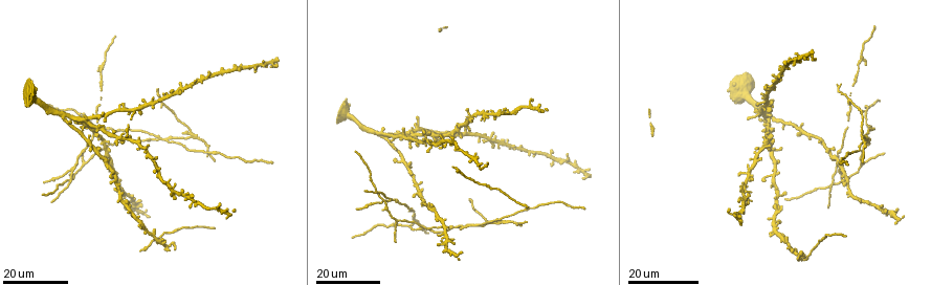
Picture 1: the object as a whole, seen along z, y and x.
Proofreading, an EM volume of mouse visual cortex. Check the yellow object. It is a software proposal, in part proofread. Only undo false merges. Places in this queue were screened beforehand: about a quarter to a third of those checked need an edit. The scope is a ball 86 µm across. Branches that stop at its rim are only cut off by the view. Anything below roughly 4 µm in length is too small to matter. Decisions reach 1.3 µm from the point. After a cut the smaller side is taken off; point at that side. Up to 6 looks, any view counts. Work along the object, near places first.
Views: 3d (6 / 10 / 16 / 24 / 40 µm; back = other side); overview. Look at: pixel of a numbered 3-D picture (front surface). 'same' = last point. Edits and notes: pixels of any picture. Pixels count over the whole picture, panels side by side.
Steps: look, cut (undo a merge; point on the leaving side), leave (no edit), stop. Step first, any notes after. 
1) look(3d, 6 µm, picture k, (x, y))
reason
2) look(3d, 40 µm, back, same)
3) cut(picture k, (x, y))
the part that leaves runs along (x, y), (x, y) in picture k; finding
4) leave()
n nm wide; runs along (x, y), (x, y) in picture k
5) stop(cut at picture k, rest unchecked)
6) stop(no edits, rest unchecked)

look(3d, 16 µm, picture 1, (67, 182))
side arm on a straight run

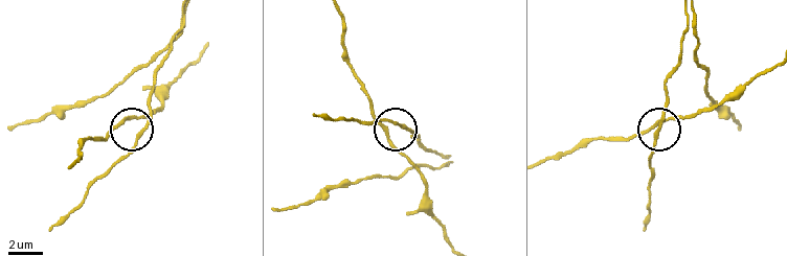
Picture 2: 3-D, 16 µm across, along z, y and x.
look(3d, 6 µm, picture 2, (139, 137))
zoom in

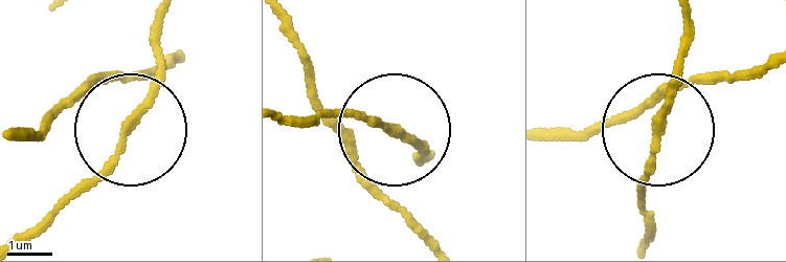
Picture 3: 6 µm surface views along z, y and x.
look(3d, 6 µm, back, picture 3, (391, 130))

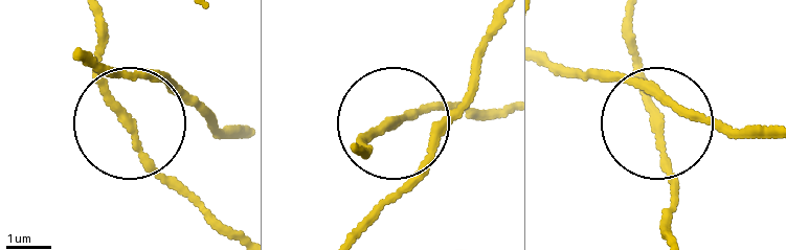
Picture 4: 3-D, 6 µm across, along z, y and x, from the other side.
leave()
130 nm wide; all the same cell

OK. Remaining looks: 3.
look(3d, 24 µm, picture 1, (105, 115))
two arms in line, one across

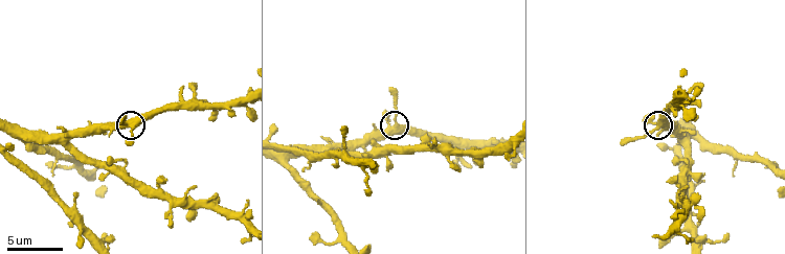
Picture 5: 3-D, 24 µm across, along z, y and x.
look(3d, 6 µm, picture 5, (134, 128))
closer look

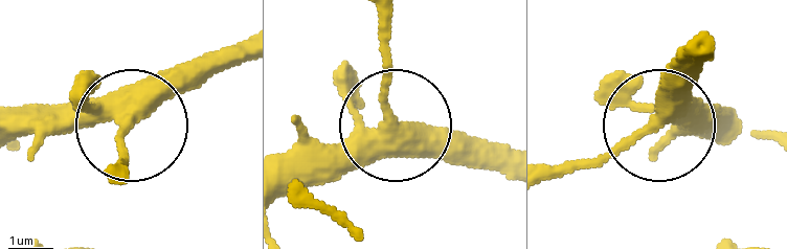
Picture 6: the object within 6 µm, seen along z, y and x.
leave()
310 nm wide; continuous, no second cell

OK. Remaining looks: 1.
stop(no edits, rest unchecked)

